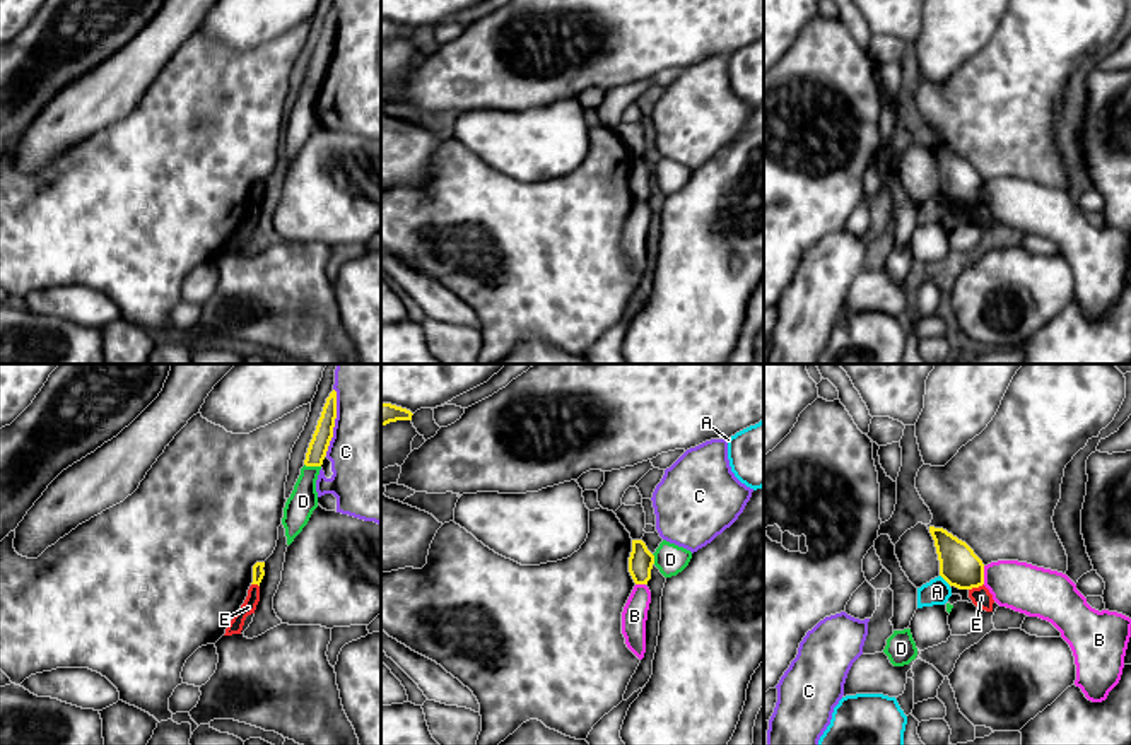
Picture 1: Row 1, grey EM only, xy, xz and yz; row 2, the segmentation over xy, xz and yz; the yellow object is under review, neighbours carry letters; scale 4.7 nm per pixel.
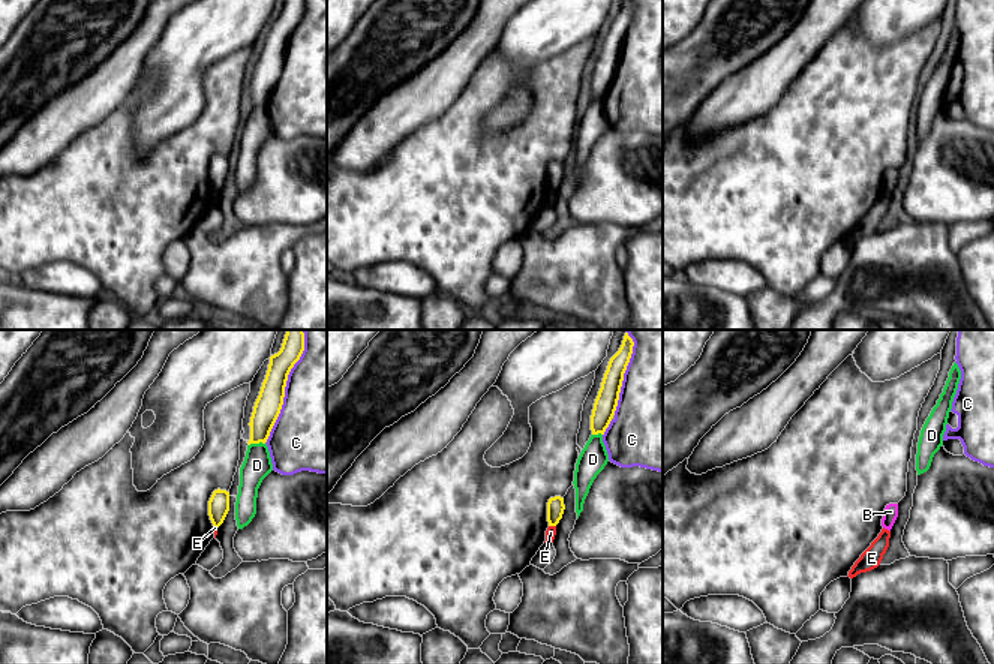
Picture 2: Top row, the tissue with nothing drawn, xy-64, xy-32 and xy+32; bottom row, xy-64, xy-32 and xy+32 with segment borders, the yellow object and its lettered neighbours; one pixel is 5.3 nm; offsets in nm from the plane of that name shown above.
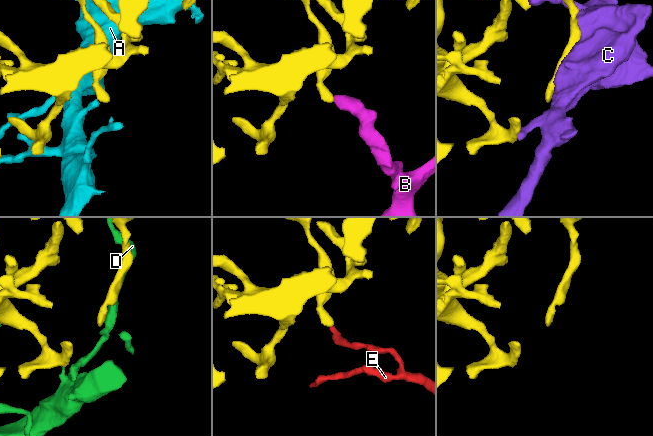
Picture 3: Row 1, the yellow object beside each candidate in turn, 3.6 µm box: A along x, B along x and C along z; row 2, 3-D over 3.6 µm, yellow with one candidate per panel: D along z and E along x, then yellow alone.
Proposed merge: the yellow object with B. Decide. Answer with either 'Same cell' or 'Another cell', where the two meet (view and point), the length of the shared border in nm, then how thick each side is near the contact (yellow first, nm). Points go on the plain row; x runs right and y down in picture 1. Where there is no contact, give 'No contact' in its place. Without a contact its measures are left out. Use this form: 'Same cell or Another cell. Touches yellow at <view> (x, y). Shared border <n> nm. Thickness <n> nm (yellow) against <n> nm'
Another cell. Touches yellow at yz (983, 192). Shared border 90 nm. Thickness 190 nm (yellow) against 240 nm

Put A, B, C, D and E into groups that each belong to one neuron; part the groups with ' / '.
A / B / C / D / E

